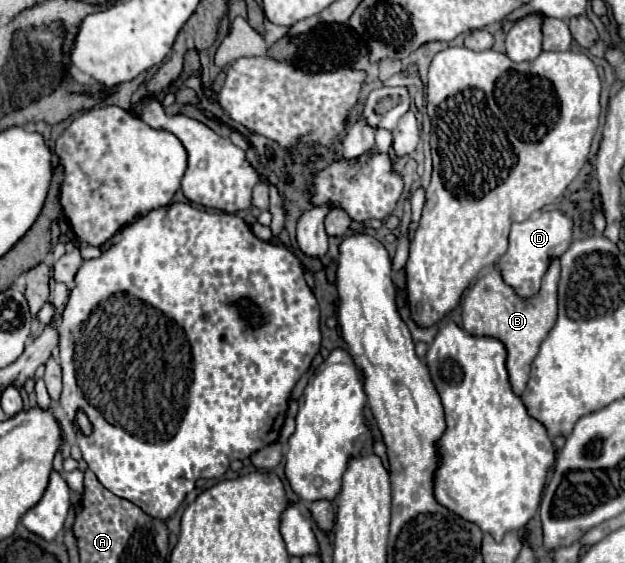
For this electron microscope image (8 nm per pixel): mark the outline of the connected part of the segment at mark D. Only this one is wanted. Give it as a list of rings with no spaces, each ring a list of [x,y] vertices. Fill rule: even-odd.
[[[561,209],[539,211],[521,223],[513,223],[509,231],[509,249],[497,261],[503,281],[515,289],[517,297],[529,299],[539,293],[541,279],[551,263],[551,259],[561,257],[573,241],[573,217],[565,215]]]

